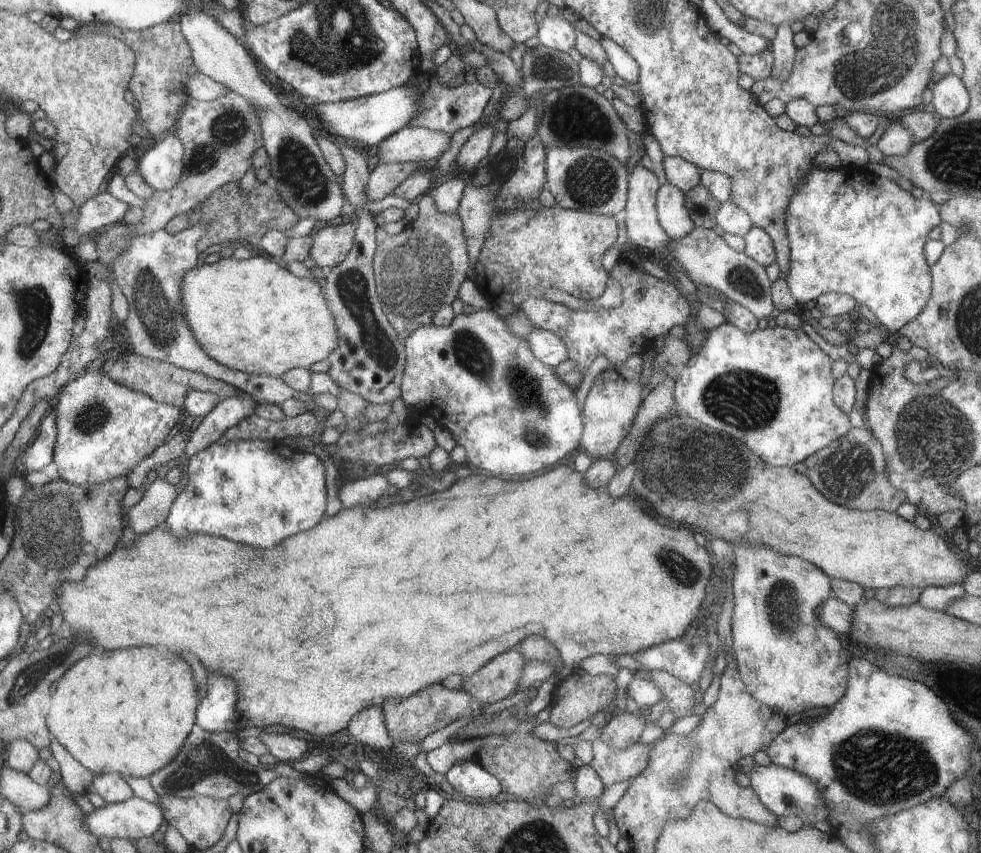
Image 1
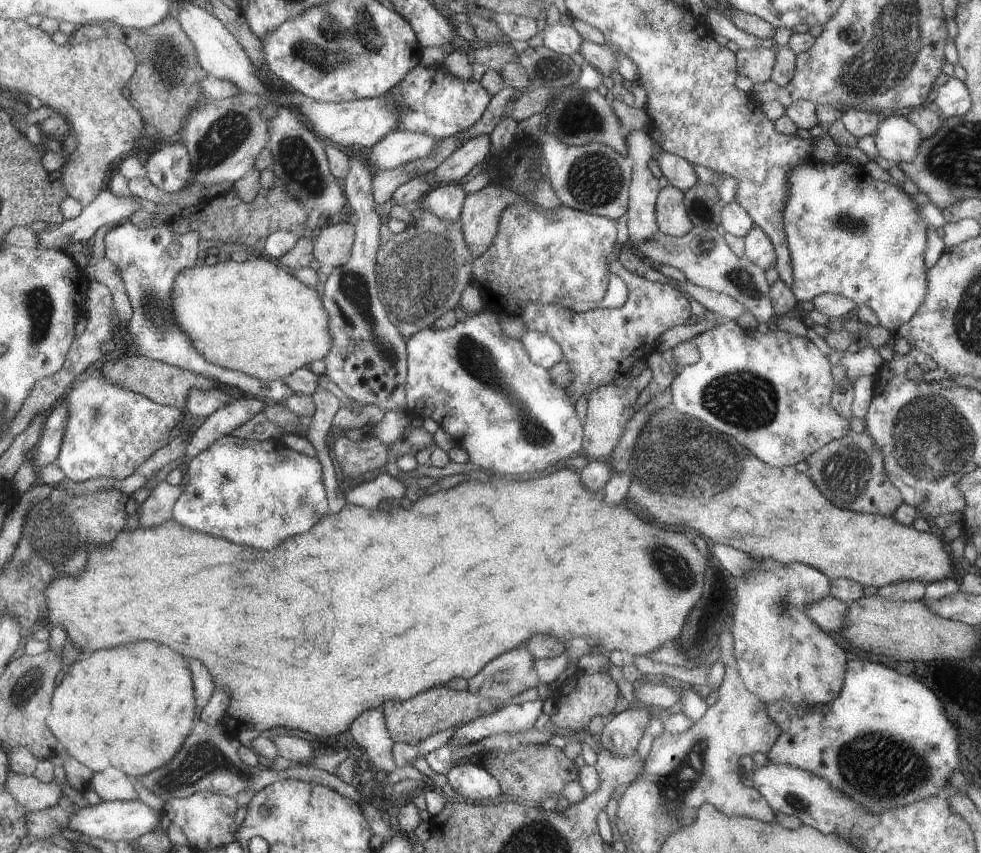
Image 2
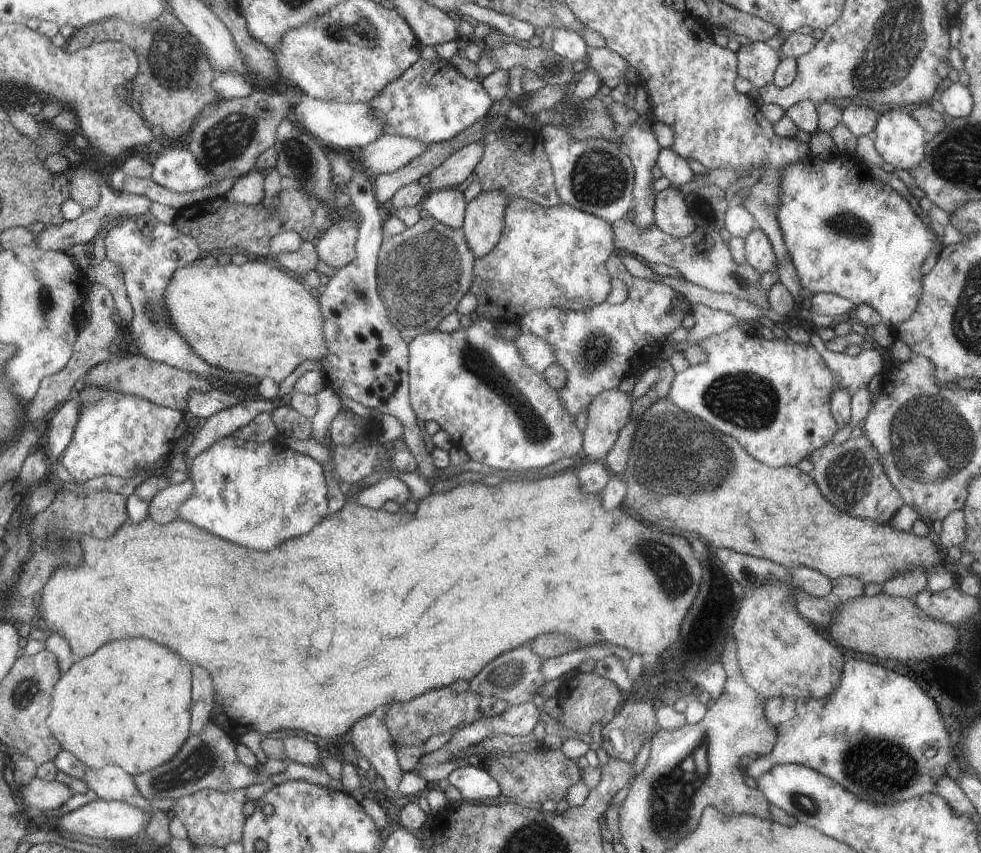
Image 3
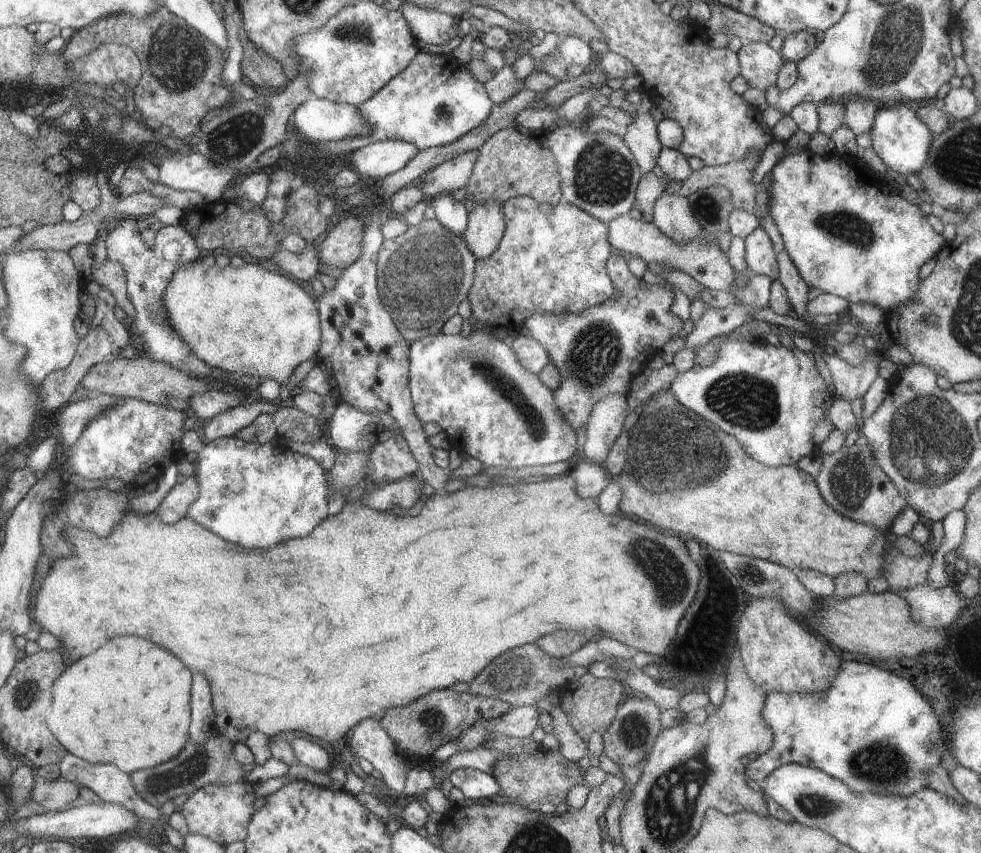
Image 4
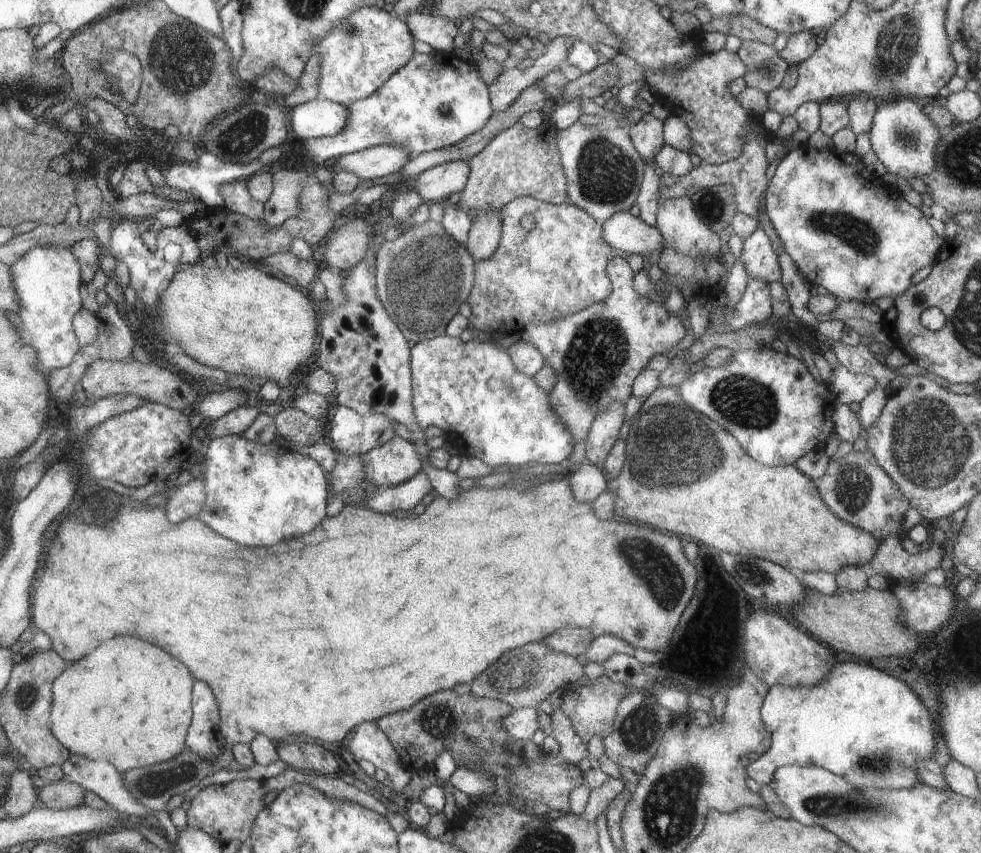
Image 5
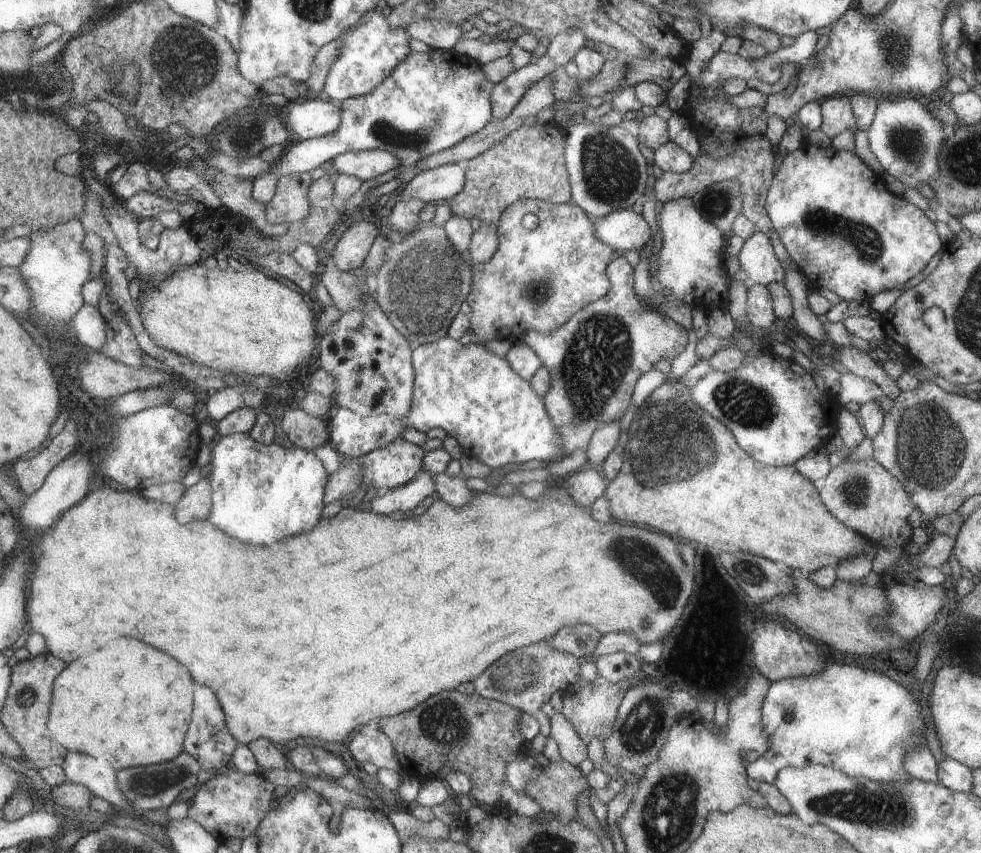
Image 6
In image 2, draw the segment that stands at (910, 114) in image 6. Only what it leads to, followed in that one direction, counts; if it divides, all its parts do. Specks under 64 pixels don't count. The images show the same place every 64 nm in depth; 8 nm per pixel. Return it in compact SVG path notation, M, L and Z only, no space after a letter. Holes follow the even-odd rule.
M906 113L883 116L875 133L878 154L888 162L912 162L920 154L924 138L920 130L908 120Z

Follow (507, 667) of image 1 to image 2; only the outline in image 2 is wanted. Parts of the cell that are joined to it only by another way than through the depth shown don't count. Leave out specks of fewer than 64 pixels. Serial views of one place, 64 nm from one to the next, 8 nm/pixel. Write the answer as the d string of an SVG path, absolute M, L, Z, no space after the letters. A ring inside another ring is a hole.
M520 646L491 660L478 674L467 680L468 691L484 698L508 701L540 683L534 670L534 656Z

